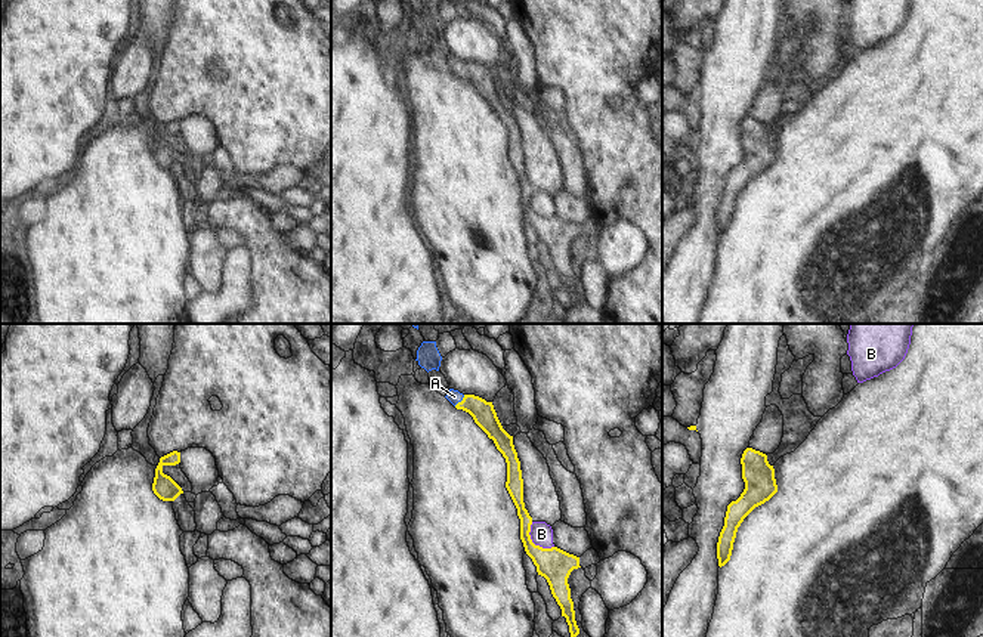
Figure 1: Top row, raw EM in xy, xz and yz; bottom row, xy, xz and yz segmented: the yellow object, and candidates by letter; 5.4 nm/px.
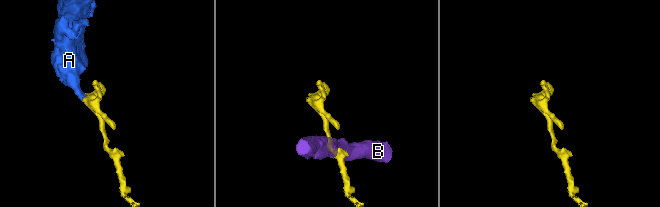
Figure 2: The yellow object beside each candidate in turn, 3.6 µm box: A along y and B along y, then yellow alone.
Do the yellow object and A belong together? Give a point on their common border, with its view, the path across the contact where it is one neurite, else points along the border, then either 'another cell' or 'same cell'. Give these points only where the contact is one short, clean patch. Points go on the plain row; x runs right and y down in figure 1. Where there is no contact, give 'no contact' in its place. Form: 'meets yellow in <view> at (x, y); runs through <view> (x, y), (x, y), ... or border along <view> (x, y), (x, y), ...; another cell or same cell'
meets yellow in xz at (461, 70); runs through xz (484, 83), (475, 74), (461, 70), (454, 65); same cell

